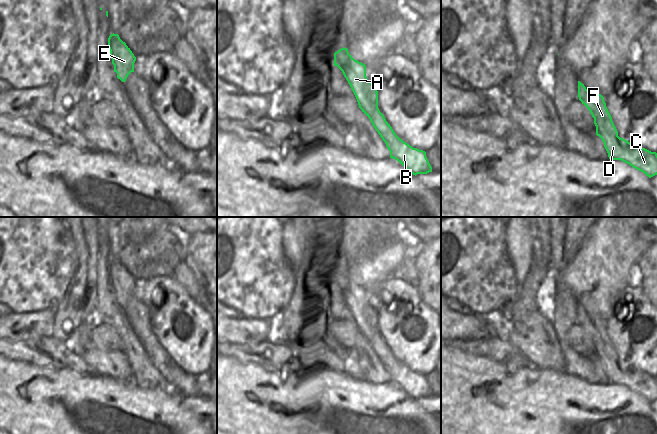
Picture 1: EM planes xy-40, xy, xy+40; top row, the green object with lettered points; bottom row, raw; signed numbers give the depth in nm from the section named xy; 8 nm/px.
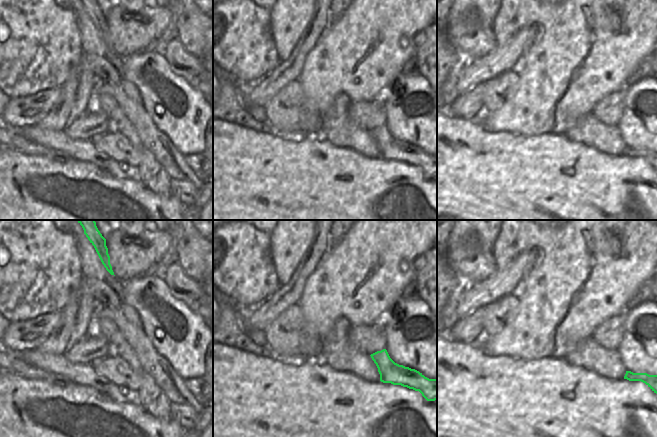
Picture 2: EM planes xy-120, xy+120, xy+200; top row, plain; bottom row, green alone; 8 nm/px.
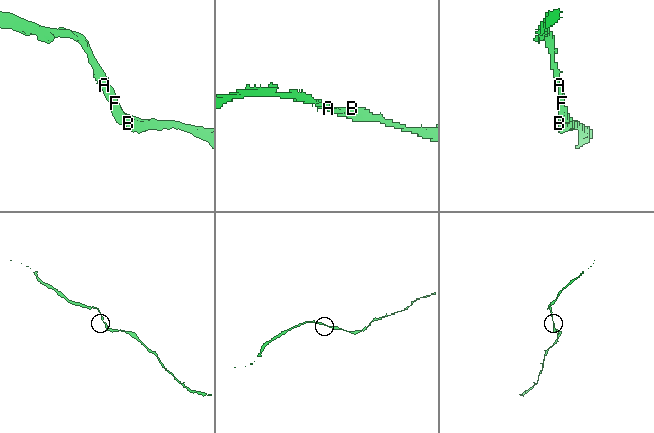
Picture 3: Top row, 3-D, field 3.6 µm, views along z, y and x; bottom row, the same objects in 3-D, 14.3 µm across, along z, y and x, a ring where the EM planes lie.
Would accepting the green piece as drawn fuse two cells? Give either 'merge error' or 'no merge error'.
no merge error

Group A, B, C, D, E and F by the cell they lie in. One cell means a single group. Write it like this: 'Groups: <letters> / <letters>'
Groups: A B C D E F.

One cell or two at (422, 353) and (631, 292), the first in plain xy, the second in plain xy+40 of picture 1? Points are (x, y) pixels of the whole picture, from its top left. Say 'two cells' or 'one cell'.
one cell

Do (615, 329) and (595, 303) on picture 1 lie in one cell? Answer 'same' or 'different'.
different

